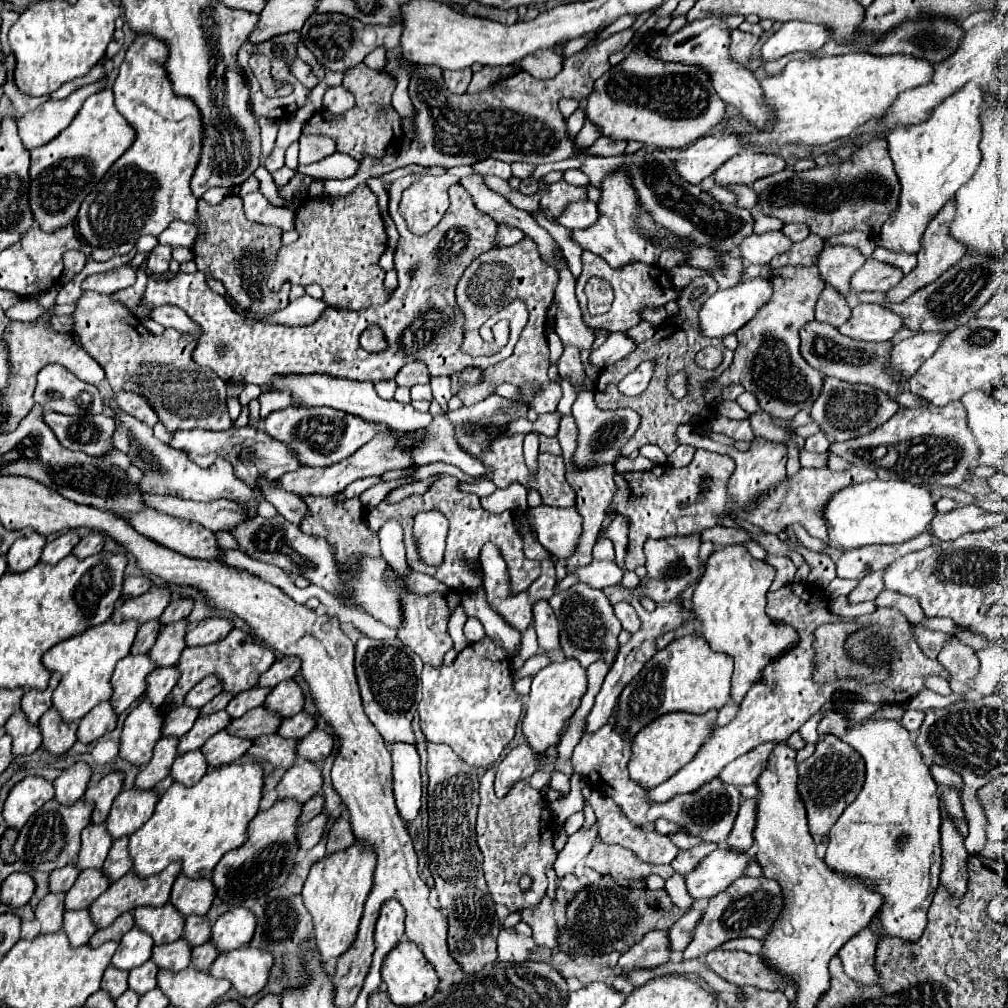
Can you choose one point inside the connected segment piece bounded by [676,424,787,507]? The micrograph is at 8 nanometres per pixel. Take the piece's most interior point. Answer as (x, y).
(761, 467)

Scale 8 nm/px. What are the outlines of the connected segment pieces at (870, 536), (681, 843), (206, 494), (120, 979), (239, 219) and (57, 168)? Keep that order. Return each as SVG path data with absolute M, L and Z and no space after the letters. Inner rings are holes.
M865 481L859 485L849 485L831 497L831 503L825 507L827 529L833 543L829 549L837 549L841 545L843 551L873 545L873 543L905 543L923 531L929 529L929 523L935 517L935 501L931 495L931 487L913 485L907 481Z
M675 831L675 833L667 835L667 837L669 837L681 851L687 851L687 849L691 849L691 847L695 847L695 845L699 843L697 837L691 837L691 835L683 833L683 831Z
M113 403L113 407L117 409L115 419L119 423L117 431L115 431L115 449L127 453L131 457L133 465L137 465L145 473L145 483L139 483L145 493L173 495L173 497L191 499L191 501L233 499L233 501L249 503L251 517L255 515L255 491L247 489L247 485L243 485L243 481L239 481L233 475L233 469L231 469L231 465L227 465L227 461L223 461L219 457L219 461L215 461L215 465L211 465L207 469L201 469L195 463L191 463L187 459L187 455L183 455L177 449L171 449L169 445L155 439L151 427L135 421L135 417L127 417L115 403Z
M107 967L105 973L103 973L103 979L101 979L101 989L107 991L113 999L117 999L121 993L125 993L127 989L127 973L125 971L119 971L115 967Z
M227 195L221 203L211 205L199 199L199 221L203 229L201 241L195 245L197 269L211 273L215 279L223 281L229 297L243 309L255 313L271 313L287 305L287 295L291 285L283 285L279 291L267 287L267 279L273 271L277 253L281 249L281 229L273 225L253 223L243 213L243 199L239 195Z
M111 89L91 95L67 129L63 129L53 141L31 151L31 209L37 225L51 231L73 221L83 199L127 147L133 145L135 137L135 129L131 129L121 113L117 113Z

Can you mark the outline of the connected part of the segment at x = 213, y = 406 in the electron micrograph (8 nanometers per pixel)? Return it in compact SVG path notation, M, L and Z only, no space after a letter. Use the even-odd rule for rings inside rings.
M85 291L77 303L55 305L53 314L57 316L73 314L73 333L79 337L81 347L105 369L111 389L115 393L131 391L145 397L169 433L183 431L183 429L225 431L233 425L225 405L227 385L209 367L199 367L193 361L191 355L195 349L195 341L191 341L191 337L183 337L183 333L175 333L175 329L165 329L165 333L157 337L145 329L145 325L129 311L127 305L113 299L113 295L101 295L91 291Z

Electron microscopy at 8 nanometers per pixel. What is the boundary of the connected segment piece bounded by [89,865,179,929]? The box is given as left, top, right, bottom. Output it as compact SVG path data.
M169 865L167 869L163 869L163 873L157 873L155 877L147 877L147 881L139 881L139 877L133 877L133 873L129 871L119 881L111 883L111 887L97 901L91 903L91 907L89 907L91 921L97 925L97 929L101 929L101 927L111 925L119 915L133 911L137 907L145 907L145 905L161 907L161 905L165 905L167 897L171 893L171 885L177 879L177 875L179 875L179 865Z

